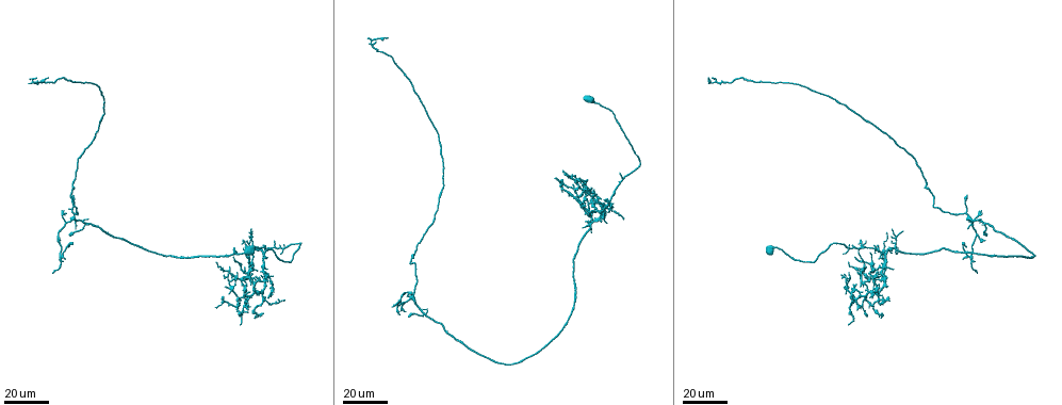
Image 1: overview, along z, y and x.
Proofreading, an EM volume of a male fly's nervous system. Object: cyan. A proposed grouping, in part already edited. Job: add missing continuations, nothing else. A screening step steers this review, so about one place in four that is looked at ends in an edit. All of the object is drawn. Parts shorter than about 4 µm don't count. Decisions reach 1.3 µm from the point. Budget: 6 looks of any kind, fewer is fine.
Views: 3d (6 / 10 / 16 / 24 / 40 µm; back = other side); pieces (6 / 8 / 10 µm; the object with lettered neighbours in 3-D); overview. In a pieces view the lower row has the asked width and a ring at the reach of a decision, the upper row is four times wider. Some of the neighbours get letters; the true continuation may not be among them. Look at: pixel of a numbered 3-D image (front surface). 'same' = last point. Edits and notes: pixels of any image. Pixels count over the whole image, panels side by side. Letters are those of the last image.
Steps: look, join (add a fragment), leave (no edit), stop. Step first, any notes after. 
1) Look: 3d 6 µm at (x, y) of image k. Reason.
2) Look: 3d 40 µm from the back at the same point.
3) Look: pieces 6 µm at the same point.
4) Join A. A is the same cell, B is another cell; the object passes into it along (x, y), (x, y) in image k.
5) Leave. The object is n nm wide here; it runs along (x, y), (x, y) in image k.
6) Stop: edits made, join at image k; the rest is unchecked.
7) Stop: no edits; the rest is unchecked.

Look: 3d 40 µm at (261, 280) of image 1. Free end.

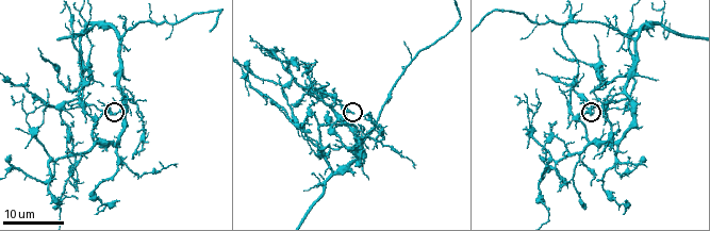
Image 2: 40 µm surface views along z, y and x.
Look: pieces 10 µm at (352, 112) of image 2.

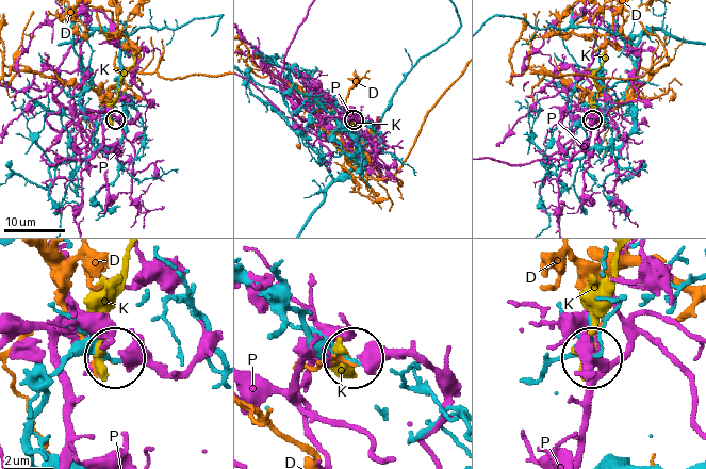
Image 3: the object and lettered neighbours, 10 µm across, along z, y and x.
Leave. The object is 240 nm wide here; D, K and P are other cells; none of them fits.

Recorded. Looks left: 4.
Look: 3d 24 µm at (967, 194) of image 1. Free end.

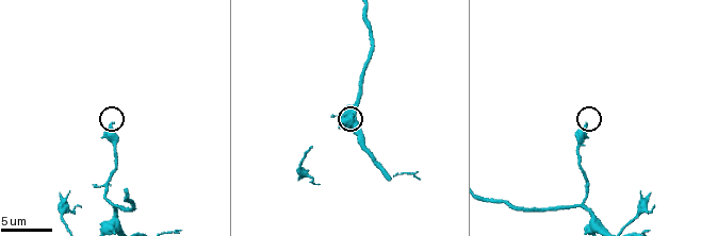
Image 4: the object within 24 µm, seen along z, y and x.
Look: pieces 8 µm at (110, 124) of image 4.

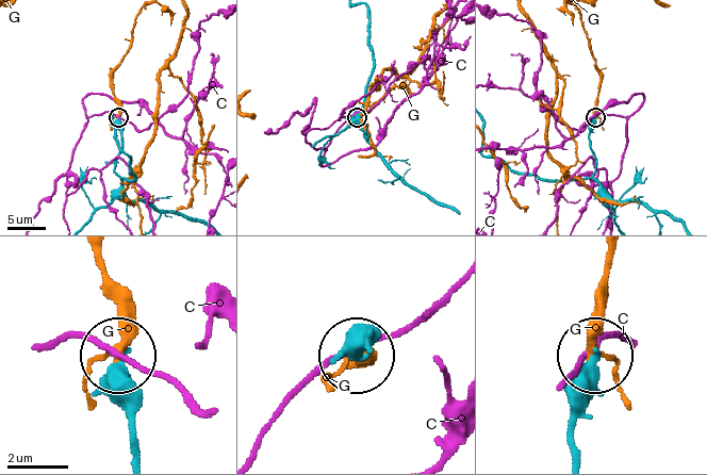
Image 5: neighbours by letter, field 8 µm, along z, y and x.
Leave. C and G are other cells; it runs along (132, 457), (132, 388), (119, 360) in image 5; none of them fits.

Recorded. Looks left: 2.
Look: 3d 24 µm at (374, 42) of image 1. Thin end.

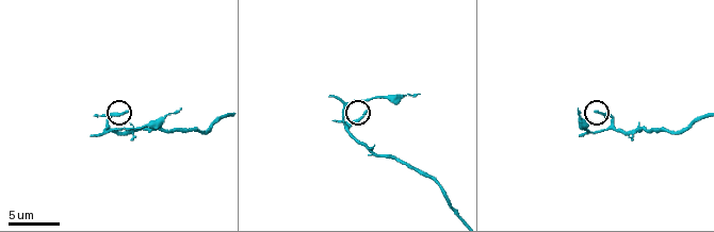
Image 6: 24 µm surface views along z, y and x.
Look: pieces 8 µm at (596, 110) of image 6.

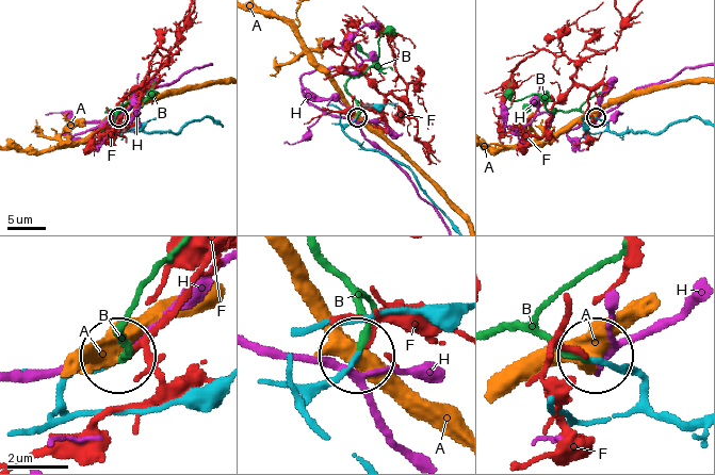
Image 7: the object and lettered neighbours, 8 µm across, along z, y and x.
Join B. The object is 160 nm wide here; B is the same cell, A, F and H are other cells; it goes on there.

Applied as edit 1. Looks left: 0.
Stop: edits made, join at image 7; the rest is unchecked.

